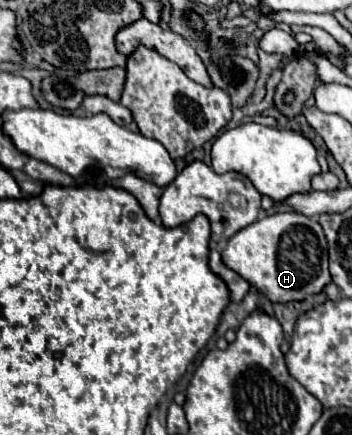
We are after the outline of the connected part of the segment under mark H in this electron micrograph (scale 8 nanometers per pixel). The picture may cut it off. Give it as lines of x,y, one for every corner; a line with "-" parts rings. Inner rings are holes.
273,213
257,219
243,231
235,233
221,253
225,265
251,285
259,287
269,301
299,301
305,299
305,295
319,293
331,281
323,227
319,221
301,213

